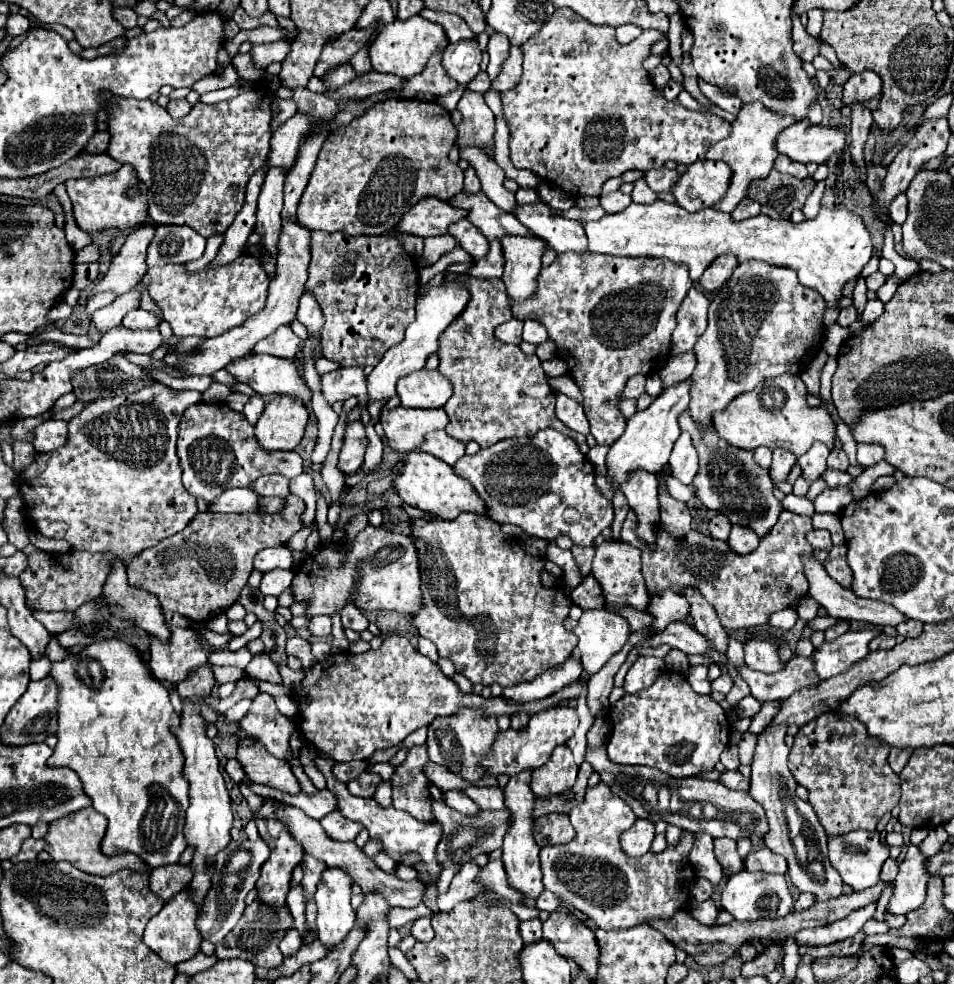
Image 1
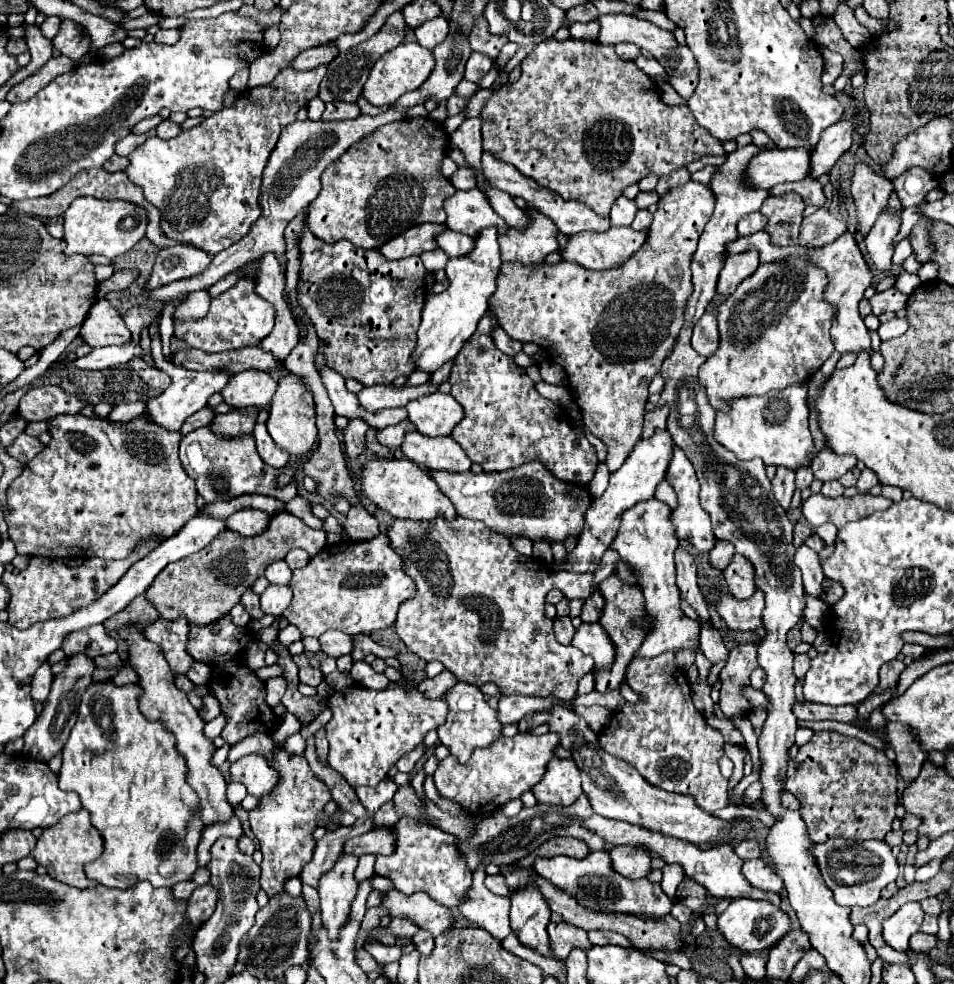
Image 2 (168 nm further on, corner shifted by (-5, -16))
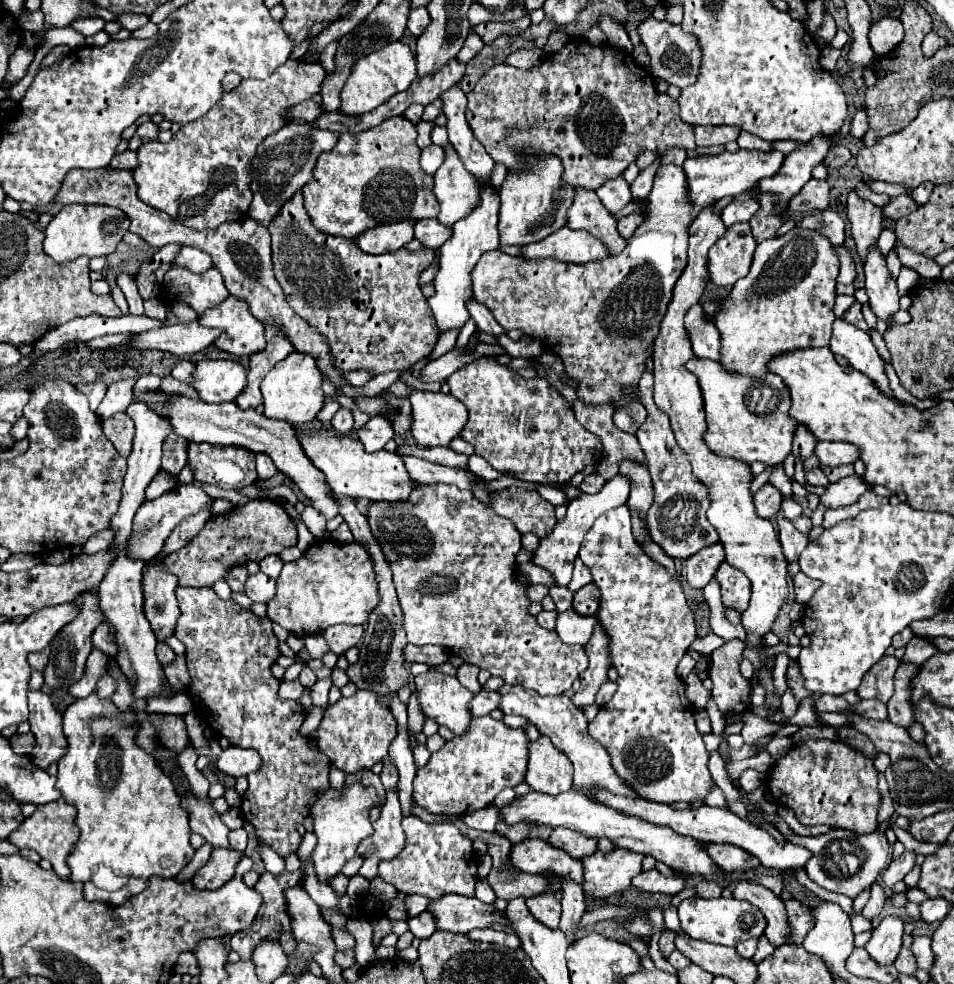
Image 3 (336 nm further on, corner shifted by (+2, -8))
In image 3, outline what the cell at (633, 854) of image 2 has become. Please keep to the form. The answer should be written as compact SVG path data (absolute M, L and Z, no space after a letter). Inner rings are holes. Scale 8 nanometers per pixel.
M621 848L609 854L597 850L593 856L581 858L585 900L597 902L625 892L631 880L641 872L643 858L645 856Z

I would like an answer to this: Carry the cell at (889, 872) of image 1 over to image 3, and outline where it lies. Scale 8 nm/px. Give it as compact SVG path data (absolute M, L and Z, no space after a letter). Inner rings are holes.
M873 884L873 888L871 888L871 898L869 898L869 902L865 904L865 908L861 910L861 914L863 914L867 920L875 920L875 918L881 914L883 904L885 904L883 888L881 888L879 884Z

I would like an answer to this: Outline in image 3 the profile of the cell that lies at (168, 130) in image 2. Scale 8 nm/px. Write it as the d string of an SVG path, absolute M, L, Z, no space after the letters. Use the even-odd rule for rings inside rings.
M145 122L137 128L135 136L129 140L129 150L139 150L139 146L143 142L151 142L151 140L157 140L157 134L159 134L159 126L155 126L153 122Z

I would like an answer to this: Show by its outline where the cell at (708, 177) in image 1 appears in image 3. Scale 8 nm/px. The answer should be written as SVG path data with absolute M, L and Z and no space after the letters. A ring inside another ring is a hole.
M665 164L655 174L655 184L649 194L649 214L643 224L629 238L625 250L617 256L589 264L565 264L557 260L521 260L499 250L485 252L471 272L473 298L485 304L495 320L509 330L523 330L527 336L541 340L541 344L559 354L565 372L573 380L581 380L577 396L585 402L611 402L623 406L629 400L617 396L621 384L637 384L645 372L645 358L653 352L653 340L657 338L659 324L665 316L665 308L671 300L671 290L687 266L689 224L691 224L691 200L685 192L685 172L681 166Z

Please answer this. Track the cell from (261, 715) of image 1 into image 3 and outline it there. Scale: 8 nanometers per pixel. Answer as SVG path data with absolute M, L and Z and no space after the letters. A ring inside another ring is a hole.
M298 680L282 682L279 688L279 697L283 699L299 700L303 694L304 687Z

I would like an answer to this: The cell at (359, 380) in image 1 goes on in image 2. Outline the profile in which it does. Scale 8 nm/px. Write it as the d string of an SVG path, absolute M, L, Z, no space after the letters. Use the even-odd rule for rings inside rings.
M390 384L364 386L358 392L358 402L360 402L360 406L364 410L378 412L382 408L406 406L410 400L420 398L424 394L430 394L434 390L436 390L436 386L430 386L430 384L424 384L424 386L402 386L402 388L396 388L396 386L390 386Z

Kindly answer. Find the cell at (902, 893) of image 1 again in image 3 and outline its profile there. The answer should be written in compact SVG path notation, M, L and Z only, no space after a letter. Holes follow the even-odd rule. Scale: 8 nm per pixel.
M887 916L873 930L871 940L865 944L865 950L879 966L889 966L895 962L901 950L901 936L903 936L903 920Z

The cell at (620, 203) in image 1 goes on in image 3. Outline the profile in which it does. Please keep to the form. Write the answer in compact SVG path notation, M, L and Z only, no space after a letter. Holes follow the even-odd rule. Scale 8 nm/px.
M623 176L607 180L595 192L609 212L617 212L631 202L631 190L629 190L629 184L623 180Z

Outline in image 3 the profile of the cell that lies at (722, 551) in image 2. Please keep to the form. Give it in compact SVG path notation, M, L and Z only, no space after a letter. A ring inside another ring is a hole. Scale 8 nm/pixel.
M715 544L713 548L703 548L701 552L693 554L687 560L687 584L691 588L703 588L715 576L723 560L725 554L721 544Z

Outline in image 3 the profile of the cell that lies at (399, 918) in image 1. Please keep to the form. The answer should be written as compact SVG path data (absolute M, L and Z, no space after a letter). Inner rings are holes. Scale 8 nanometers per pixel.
M411 894L411 896L405 898L405 904L407 904L409 916L417 916L429 906L429 898L427 896L419 896L419 894Z

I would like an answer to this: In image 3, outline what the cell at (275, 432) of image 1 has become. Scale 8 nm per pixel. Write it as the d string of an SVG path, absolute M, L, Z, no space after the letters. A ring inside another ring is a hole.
M291 352L285 360L277 362L273 370L261 382L261 392L265 400L265 416L287 420L292 425L304 424L316 418L317 412L323 408L323 376L317 368L317 360L311 354Z

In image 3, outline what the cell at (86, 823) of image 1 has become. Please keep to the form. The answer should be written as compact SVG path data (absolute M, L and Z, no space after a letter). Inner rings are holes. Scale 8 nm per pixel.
M63 798L49 802L45 806L39 806L31 816L23 820L23 824L11 832L7 838L17 848L33 848L41 854L41 858L47 858L53 864L53 870L59 878L69 878L69 866L65 864L69 852L73 850L73 844L77 842L77 826L75 826L75 806L67 804Z

